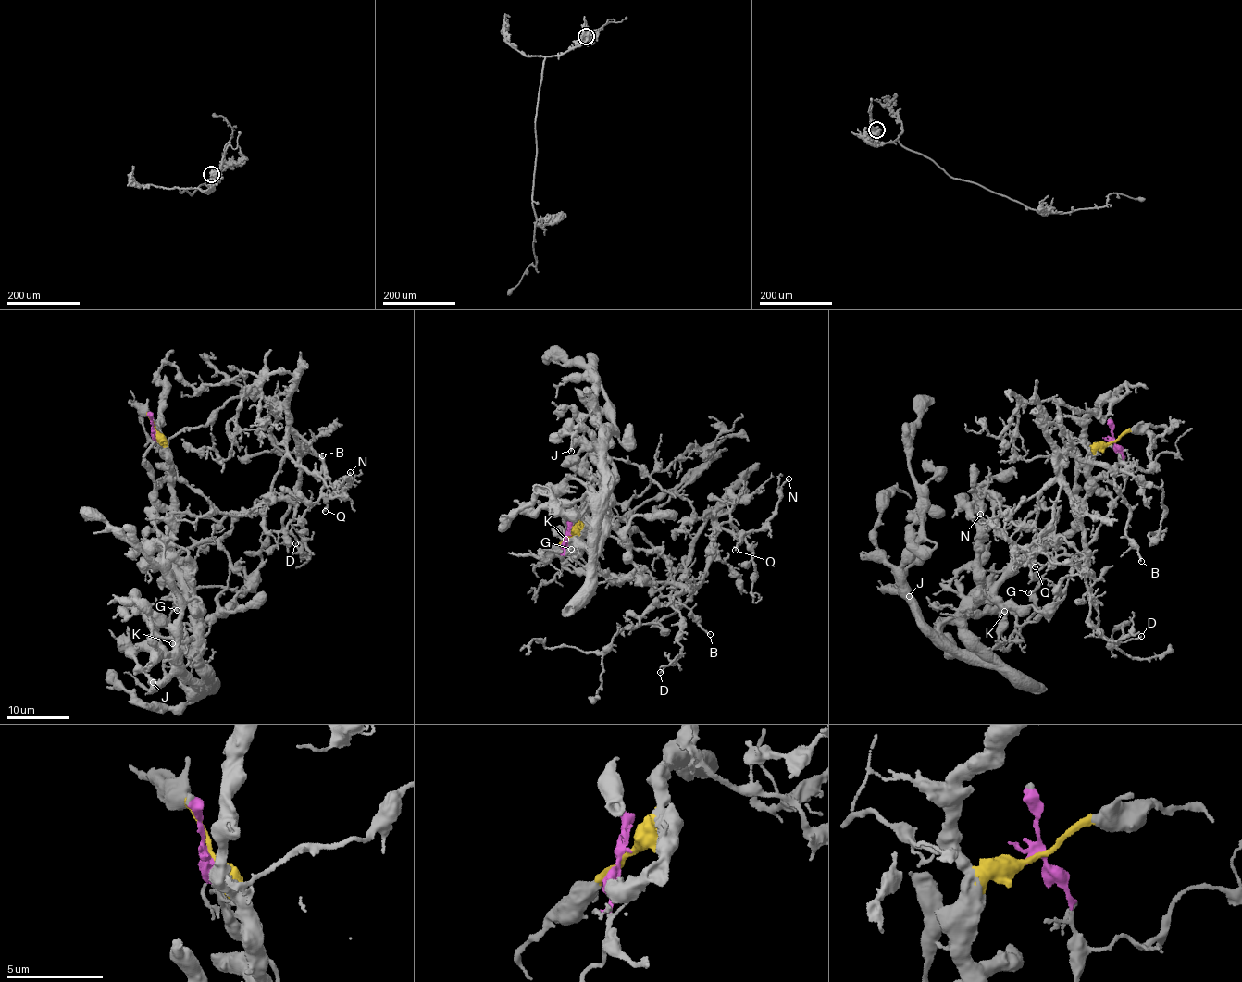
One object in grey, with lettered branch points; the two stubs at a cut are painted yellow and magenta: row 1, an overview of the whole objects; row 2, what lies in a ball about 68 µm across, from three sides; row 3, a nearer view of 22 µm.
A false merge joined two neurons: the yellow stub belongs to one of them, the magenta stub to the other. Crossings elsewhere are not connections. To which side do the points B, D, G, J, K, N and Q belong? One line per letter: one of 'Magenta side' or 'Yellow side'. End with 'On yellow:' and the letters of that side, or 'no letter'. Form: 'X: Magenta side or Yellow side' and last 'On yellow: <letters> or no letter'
B: Magenta side
D: Magenta side
G: Magenta side
J: Yellow side
K: Yellow side
N: Magenta side
Q: Magenta side
On yellow: J, K

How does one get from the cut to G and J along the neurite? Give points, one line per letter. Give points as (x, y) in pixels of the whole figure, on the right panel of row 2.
G: (1111, 441), (1122, 454), (1123, 492), (1079, 565), (1073, 555), (1052, 557), (1034, 577), (1039, 585), (1028, 592)
J: (1111, 441), (1094, 455), (1081, 521), (1044, 539), (968, 612), (976, 653), (948, 644), (888, 588), (910, 596)

